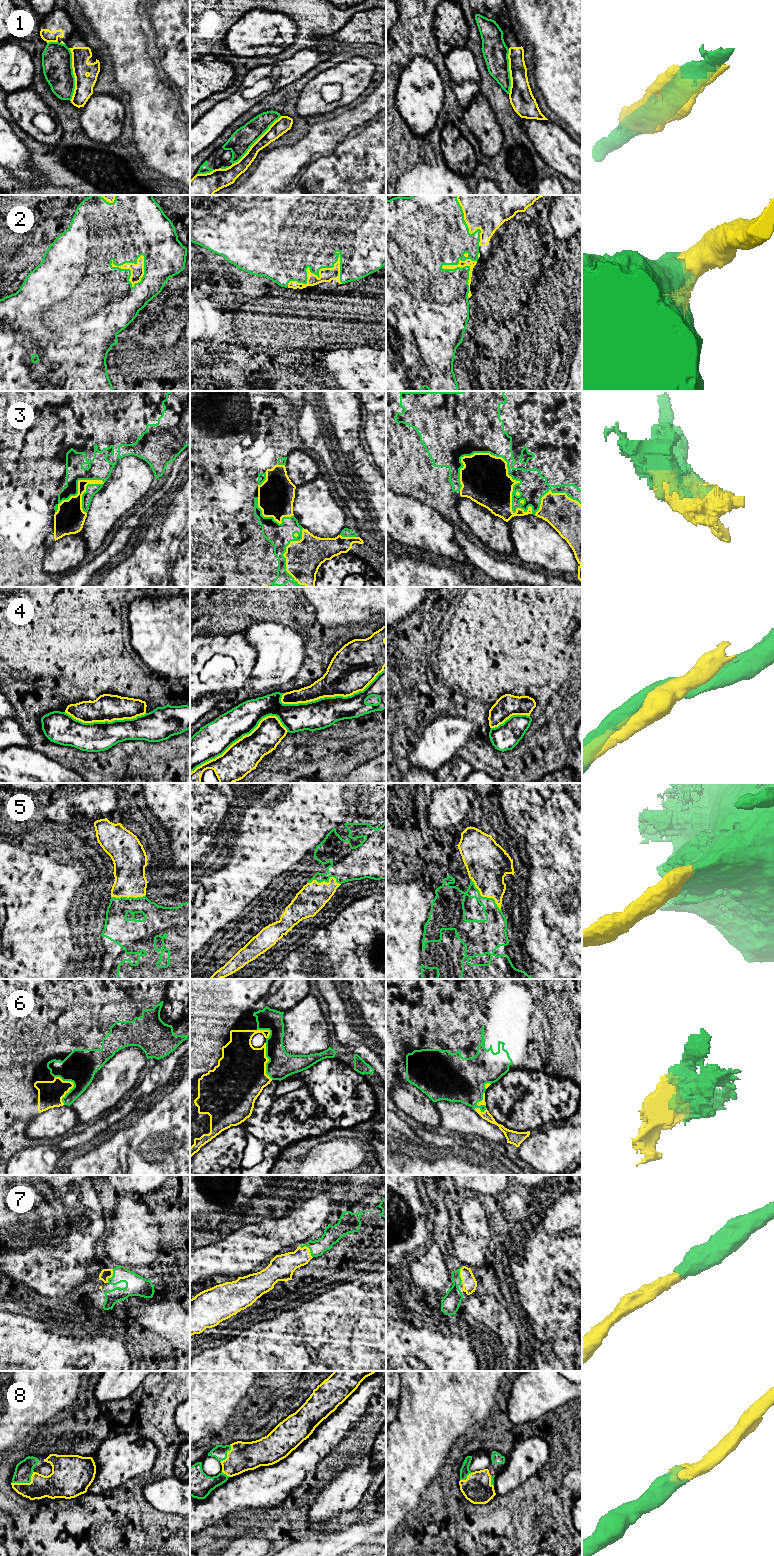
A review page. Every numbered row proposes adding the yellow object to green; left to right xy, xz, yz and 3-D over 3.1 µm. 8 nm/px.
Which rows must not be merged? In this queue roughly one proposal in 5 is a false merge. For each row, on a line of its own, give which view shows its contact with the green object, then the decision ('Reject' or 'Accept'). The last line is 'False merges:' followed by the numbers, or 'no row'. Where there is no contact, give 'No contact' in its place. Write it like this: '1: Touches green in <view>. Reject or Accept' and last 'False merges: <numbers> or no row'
1: Touches green in xy. Reject
2: Touches green in xz. Accept
3: Touches green in yz. Accept
4: Touches green in xz. Reject
5: Touches green in yz. Accept
6: Touches green in xy. Accept
7: Touches green in xz. Accept
8: Touches green in xy. Accept
False merges: 1, 4

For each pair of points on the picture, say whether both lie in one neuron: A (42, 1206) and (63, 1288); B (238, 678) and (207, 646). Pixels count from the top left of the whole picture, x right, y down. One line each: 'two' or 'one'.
A: two
B: one

